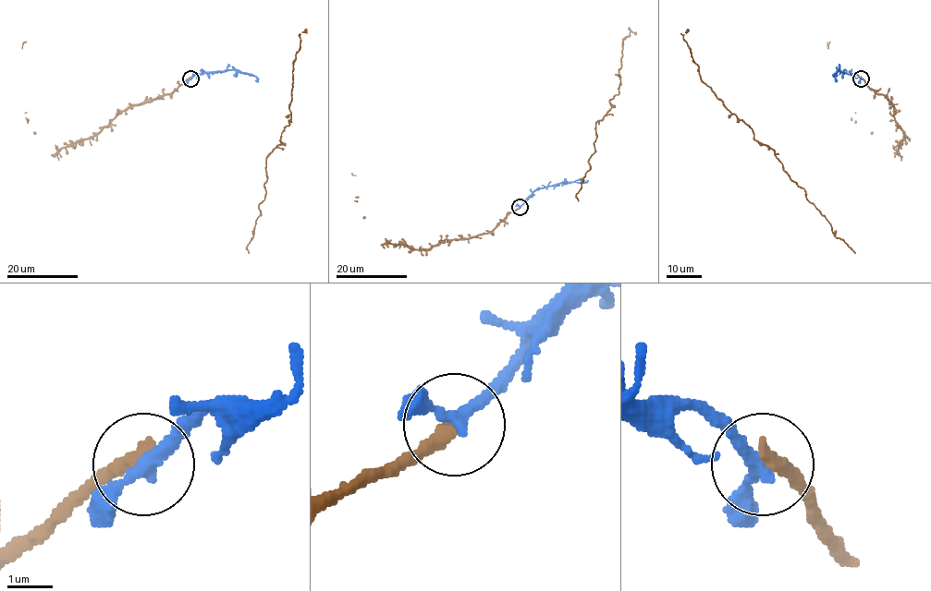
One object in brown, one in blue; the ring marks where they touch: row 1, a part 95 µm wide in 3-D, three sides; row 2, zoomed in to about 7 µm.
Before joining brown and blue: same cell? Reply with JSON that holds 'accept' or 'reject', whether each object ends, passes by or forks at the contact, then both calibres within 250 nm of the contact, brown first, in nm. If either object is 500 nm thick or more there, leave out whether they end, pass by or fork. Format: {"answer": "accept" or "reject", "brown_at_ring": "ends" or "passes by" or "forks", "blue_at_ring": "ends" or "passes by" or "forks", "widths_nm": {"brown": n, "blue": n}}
{"answer": "accept", "brown_at_ring": "ends", "blue_at_ring": "passes by", "widths_nm": {"brown": 380, "blue": 280}}

